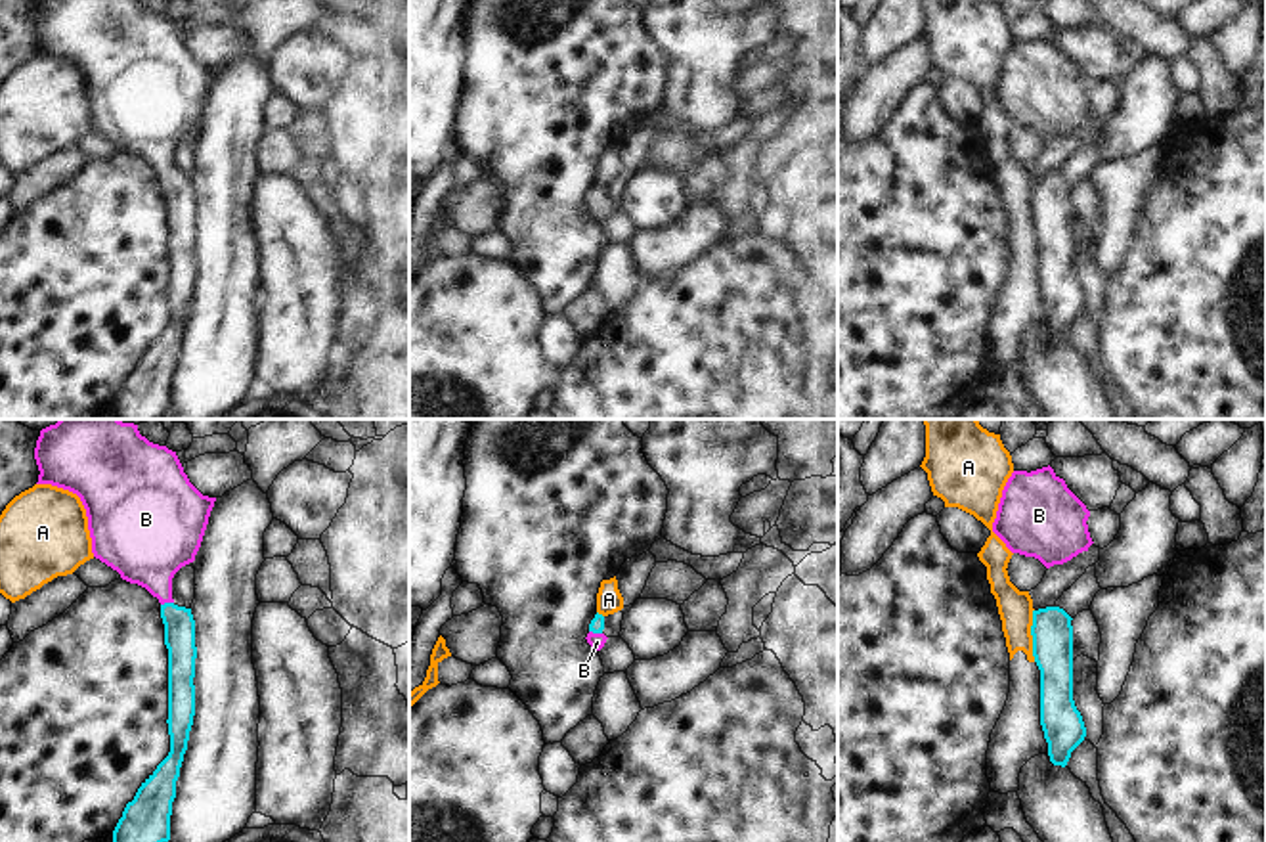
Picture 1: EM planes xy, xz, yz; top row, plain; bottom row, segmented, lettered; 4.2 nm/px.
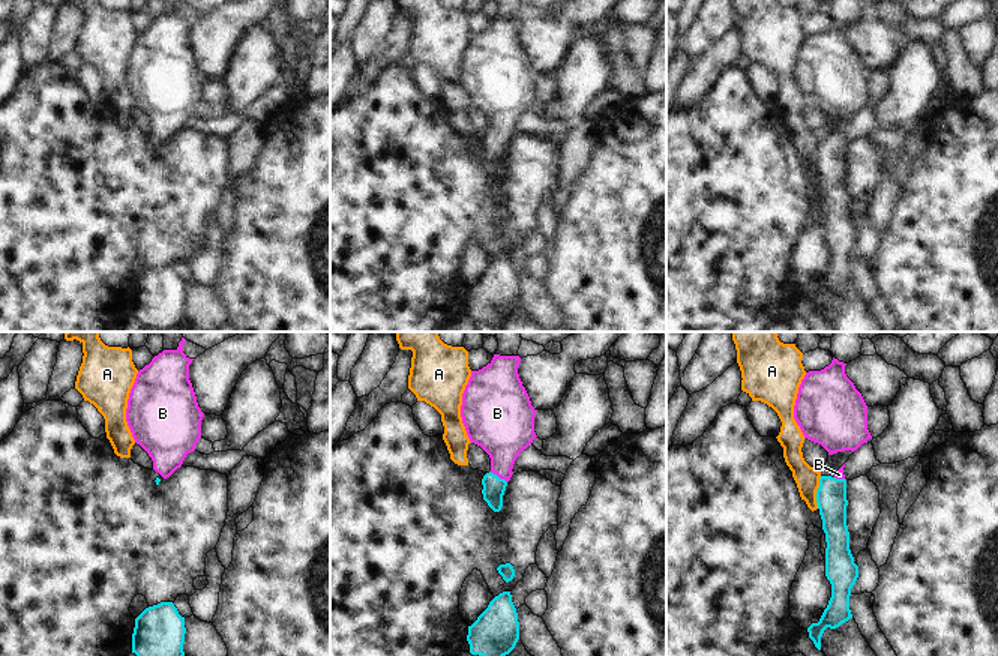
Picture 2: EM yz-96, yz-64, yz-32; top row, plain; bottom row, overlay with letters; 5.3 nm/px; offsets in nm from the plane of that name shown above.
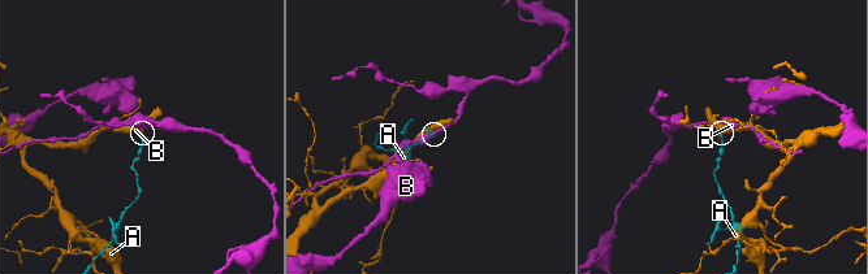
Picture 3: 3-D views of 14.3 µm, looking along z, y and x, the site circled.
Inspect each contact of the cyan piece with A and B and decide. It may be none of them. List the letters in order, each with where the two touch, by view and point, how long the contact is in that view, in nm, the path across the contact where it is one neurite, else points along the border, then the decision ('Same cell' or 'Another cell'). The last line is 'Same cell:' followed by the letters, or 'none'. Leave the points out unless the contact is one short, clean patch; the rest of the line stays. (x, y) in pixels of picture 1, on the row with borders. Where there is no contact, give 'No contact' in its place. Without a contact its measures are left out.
A: Touches cyan at yz (1031, 634). Shared border 220 nm. Boundary: yz (1033, 609), (1031, 655), (1035, 661). Another cell
B: Touches cyan at xy (167, 603). Shared border 60 nm. Path across: xy (178, 622), (167, 603), (148, 548). Same cell
Same cell: B.

